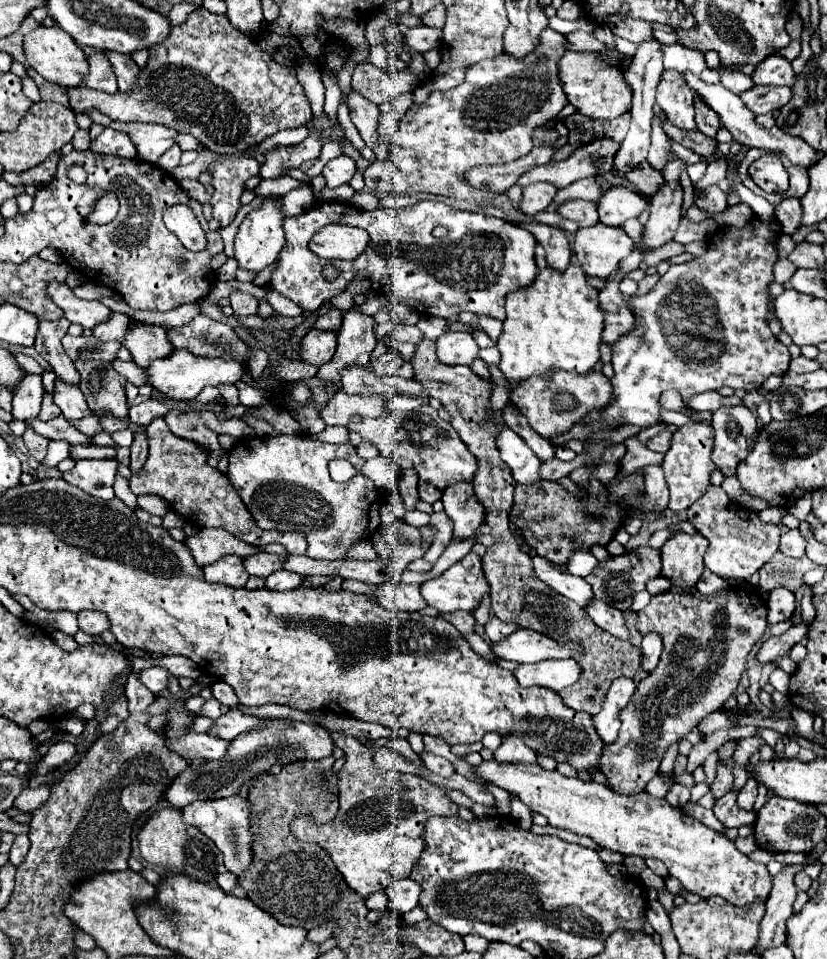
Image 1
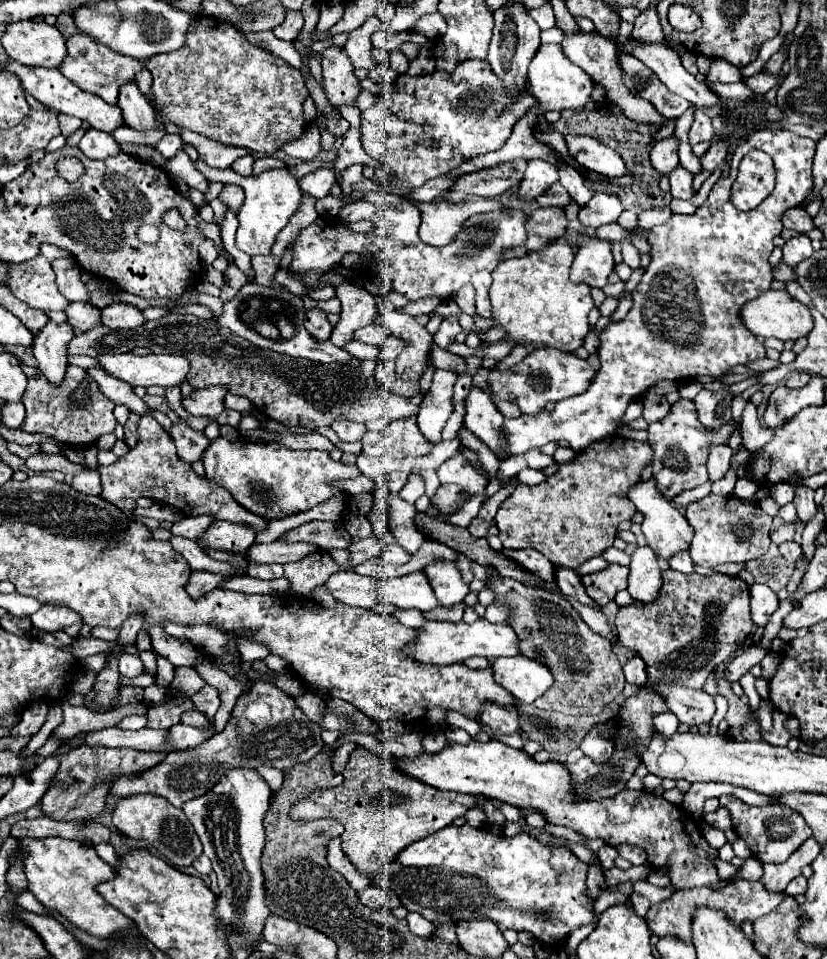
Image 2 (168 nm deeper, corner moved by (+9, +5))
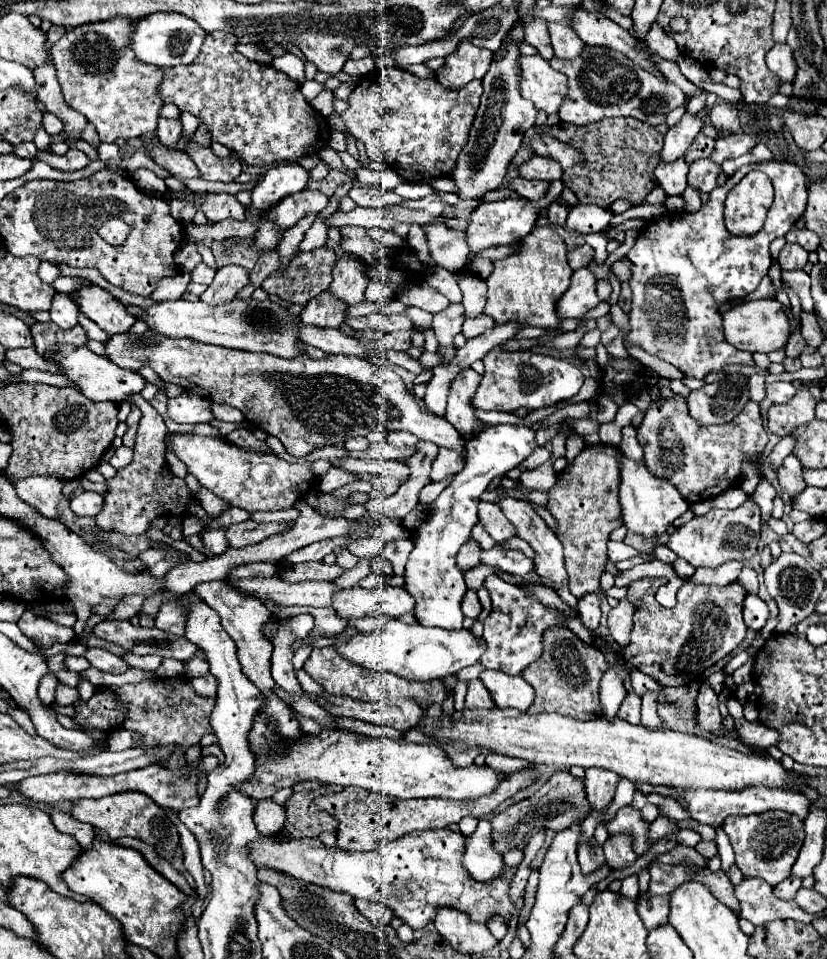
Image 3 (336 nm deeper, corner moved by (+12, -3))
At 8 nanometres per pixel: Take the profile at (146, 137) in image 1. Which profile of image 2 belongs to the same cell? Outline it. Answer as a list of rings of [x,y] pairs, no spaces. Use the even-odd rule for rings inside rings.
[[[8,61],[6,65],[2,65],[4,69],[12,71],[14,75],[20,77],[22,87],[32,93],[40,103],[54,107],[58,113],[64,115],[72,115],[78,117],[82,121],[88,121],[94,129],[98,131],[106,131],[106,133],[114,133],[118,127],[126,127],[122,111],[118,105],[110,105],[104,99],[100,99],[98,95],[92,95],[88,91],[82,91],[78,85],[74,85],[70,79],[66,79],[58,69],[44,69],[44,67],[24,67],[16,61]]]

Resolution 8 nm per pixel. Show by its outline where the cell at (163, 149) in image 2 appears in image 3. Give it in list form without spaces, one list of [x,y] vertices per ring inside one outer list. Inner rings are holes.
[[[159,117],[157,119],[157,135],[161,139],[163,145],[173,145],[177,143],[177,139],[181,137],[181,121],[179,119],[165,119],[165,117]]]

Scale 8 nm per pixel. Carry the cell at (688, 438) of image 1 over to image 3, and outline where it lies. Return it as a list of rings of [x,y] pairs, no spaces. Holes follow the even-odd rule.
[[[683,395],[669,399],[659,397],[649,405],[641,425],[637,427],[637,441],[645,451],[645,463],[653,475],[669,479],[689,503],[709,501],[719,493],[741,483],[741,463],[751,457],[763,477],[761,459],[769,435],[761,425],[759,405],[749,401],[745,409],[725,425],[699,425],[687,409]]]

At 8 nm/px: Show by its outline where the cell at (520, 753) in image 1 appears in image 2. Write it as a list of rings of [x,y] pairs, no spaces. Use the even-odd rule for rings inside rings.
[[[486,705],[482,715],[480,715],[480,721],[484,725],[488,725],[494,735],[512,735],[520,727],[516,709],[508,711],[508,709],[502,709],[498,705]]]

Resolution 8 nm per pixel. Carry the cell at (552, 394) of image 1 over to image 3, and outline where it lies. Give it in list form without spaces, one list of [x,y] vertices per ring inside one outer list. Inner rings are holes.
[[[495,347],[483,357],[483,365],[485,373],[481,375],[481,383],[471,399],[471,405],[483,411],[511,413],[519,407],[541,409],[547,405],[555,405],[559,401],[575,397],[585,381],[581,369],[567,363],[565,359],[555,359],[531,351],[501,351]]]

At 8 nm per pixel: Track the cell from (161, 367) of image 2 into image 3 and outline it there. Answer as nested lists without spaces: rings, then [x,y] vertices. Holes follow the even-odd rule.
[[[57,345],[57,351],[49,357],[45,357],[49,363],[55,363],[63,369],[63,375],[75,383],[77,391],[81,391],[87,399],[91,401],[113,401],[113,403],[121,403],[125,401],[129,395],[133,393],[141,393],[141,389],[145,387],[145,379],[135,373],[135,371],[125,371],[121,367],[117,367],[115,363],[111,363],[105,357],[95,355],[89,347],[73,347],[73,345]]]

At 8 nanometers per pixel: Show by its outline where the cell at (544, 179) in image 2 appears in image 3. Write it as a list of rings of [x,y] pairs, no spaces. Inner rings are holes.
[[[533,155],[531,159],[527,159],[525,163],[519,165],[519,175],[523,179],[543,179],[543,181],[555,181],[561,179],[561,165],[551,159],[551,157],[541,157],[541,155]]]

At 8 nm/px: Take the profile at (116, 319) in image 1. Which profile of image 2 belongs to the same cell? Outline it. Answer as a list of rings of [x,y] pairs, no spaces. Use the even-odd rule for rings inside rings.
[[[84,301],[70,303],[66,315],[68,315],[68,323],[80,331],[88,331],[88,329],[102,325],[102,311],[90,303],[84,303]]]

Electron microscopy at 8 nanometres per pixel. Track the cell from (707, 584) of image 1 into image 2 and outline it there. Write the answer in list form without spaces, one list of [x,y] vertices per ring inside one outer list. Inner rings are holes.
[[[680,553],[680,555],[674,555],[670,559],[670,567],[674,571],[680,571],[684,575],[694,575],[694,561],[690,559],[688,553]]]

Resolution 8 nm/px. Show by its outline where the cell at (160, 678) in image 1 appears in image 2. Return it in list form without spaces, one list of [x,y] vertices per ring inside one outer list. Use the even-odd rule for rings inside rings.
[[[124,653],[122,657],[120,657],[120,673],[124,675],[124,677],[128,677],[128,679],[134,679],[134,677],[138,677],[138,675],[142,675],[144,673],[144,667],[142,667],[142,661],[140,661],[140,657],[136,657],[136,655],[130,655],[130,653]]]

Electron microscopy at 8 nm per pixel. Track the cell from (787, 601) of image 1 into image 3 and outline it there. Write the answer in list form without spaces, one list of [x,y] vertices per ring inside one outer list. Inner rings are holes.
[[[747,595],[745,597],[745,603],[743,603],[743,619],[745,619],[745,625],[751,631],[759,633],[761,627],[765,625],[765,621],[767,621],[767,617],[769,617],[769,609],[767,609],[765,601],[759,599],[757,595]]]

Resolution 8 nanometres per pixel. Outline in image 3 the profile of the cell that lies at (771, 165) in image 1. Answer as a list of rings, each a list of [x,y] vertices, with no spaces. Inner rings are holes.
[[[751,171],[725,201],[725,227],[731,235],[757,235],[773,203],[773,185],[761,171]]]

